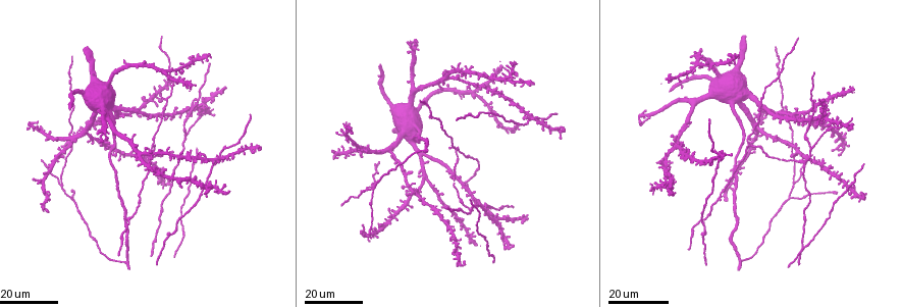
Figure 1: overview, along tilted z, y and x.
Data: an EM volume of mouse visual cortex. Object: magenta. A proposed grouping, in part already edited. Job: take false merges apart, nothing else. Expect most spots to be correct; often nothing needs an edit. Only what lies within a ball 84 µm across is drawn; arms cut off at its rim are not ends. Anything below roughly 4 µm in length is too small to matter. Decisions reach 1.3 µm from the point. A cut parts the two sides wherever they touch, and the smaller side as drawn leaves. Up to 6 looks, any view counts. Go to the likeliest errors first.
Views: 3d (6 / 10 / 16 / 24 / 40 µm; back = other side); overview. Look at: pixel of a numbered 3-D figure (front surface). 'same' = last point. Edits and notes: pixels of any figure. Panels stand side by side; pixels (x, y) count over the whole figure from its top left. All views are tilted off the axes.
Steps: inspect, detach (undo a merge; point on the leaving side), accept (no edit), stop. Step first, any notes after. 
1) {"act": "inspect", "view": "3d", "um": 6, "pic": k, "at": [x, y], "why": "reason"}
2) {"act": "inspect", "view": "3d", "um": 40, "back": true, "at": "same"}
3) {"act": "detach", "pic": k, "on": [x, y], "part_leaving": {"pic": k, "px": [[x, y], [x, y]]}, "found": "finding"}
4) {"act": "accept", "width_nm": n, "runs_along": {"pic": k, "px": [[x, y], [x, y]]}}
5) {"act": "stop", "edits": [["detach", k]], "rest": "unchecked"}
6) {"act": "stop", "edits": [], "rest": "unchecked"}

{"act": "inspect", "view": "3d", "um": 24, "pic": 1, "at": [794, 181], "why": "arms part here"}

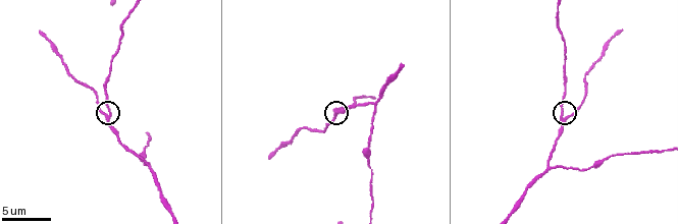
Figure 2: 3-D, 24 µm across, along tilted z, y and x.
{"act": "inspect", "view": "3d", "um": 10, "pic": 2, "at": [334, 116]}

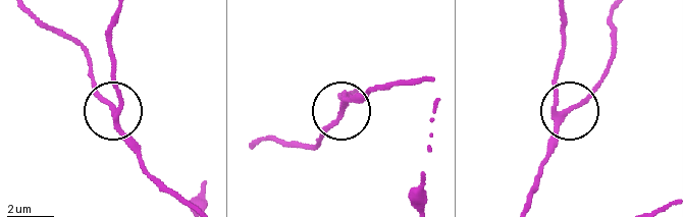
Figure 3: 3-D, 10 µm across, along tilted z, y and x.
{"act": "accept", "runs_along": {"pic": 3, "px": [[190, 207], [150, 175], [91, 71]]}, "found": "continuous, no second cell"}

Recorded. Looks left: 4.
{"act": "inspect", "view": "3d", "um": 16, "pic": 1, "at": [151, 143], "why": "branch point"}

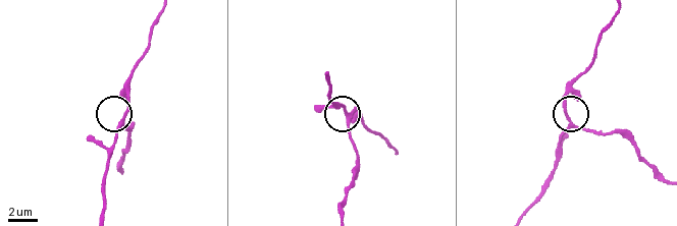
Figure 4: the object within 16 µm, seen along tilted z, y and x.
{"act": "inspect", "view": "3d", "um": 6, "pic": 4, "at": [570, 125], "why": "closer look"}

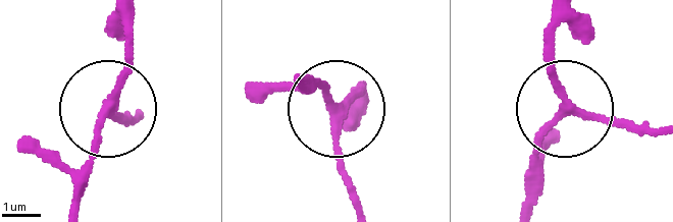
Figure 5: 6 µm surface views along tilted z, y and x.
{"act": "accept", "arms": 3, "runs_along": {"pic": 5, "px": [[654, 130], [634, 133], [570, 109], [556, 75], [556, 17]]}, "found": "continuous, no second cell"}

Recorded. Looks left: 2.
{"act": "inspect", "view": "3d", "um": 10, "pic": 2, "at": [149, 165], "why": "three-way junction"}

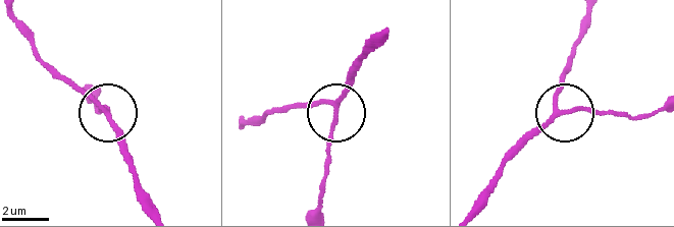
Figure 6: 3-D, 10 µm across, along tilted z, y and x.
{"act": "inspect", "view": "3d", "um": 6, "pic": 6, "at": [560, 110]}

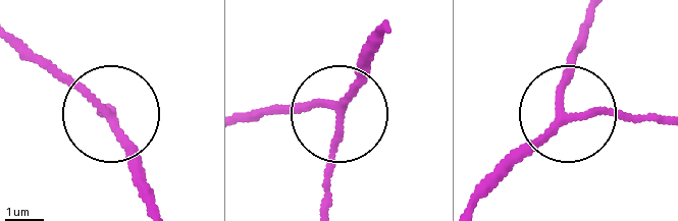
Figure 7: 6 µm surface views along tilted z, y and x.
{"act": "accept", "arms": 3, "runs_along": {"pic": 7, "px": [[473, 203], [563, 115], [622, 111], [661, 120]]}, "found": "continuous, no second cell"}

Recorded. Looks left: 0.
{"act": "stop", "edits": [], "rest": "unchecked"}

